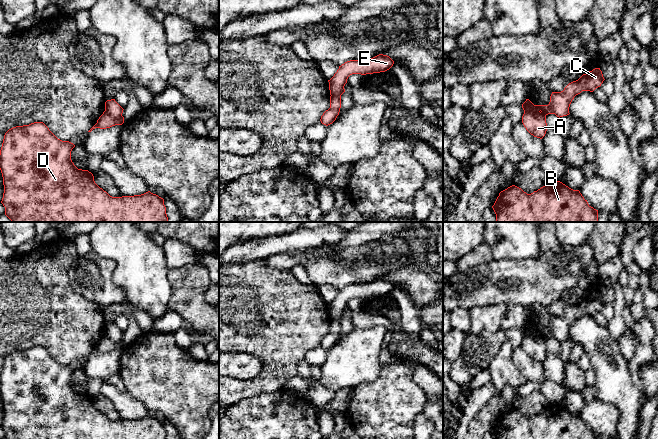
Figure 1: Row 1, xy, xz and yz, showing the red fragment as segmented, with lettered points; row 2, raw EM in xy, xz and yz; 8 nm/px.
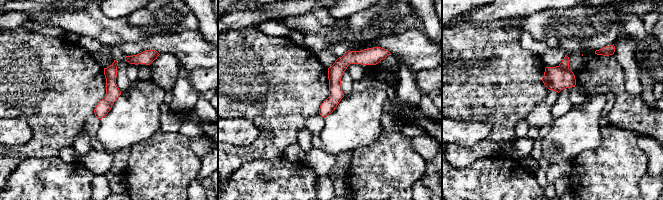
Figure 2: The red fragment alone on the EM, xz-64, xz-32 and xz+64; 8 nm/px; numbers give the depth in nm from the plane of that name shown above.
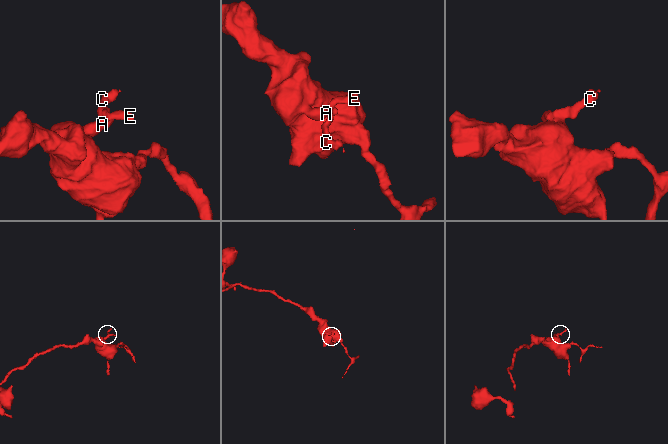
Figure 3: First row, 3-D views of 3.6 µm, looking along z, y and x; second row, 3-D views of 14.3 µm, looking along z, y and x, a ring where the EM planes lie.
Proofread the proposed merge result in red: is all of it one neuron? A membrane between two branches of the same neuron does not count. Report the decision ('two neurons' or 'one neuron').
two neurons

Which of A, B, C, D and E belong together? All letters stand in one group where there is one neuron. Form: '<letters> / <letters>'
A B D / C E

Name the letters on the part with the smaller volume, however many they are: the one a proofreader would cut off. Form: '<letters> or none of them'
C, E

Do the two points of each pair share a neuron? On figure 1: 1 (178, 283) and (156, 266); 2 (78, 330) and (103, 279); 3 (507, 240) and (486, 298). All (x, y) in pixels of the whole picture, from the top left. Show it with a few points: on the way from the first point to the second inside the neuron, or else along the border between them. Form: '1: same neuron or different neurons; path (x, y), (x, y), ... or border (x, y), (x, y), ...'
1: different neurons; border (167, 270), (167, 280), (171, 288), (170, 298)
2: different neurons; border (72, 288), (103, 309)
3: different neurons; border (523, 257), (518, 259), (493, 259)

